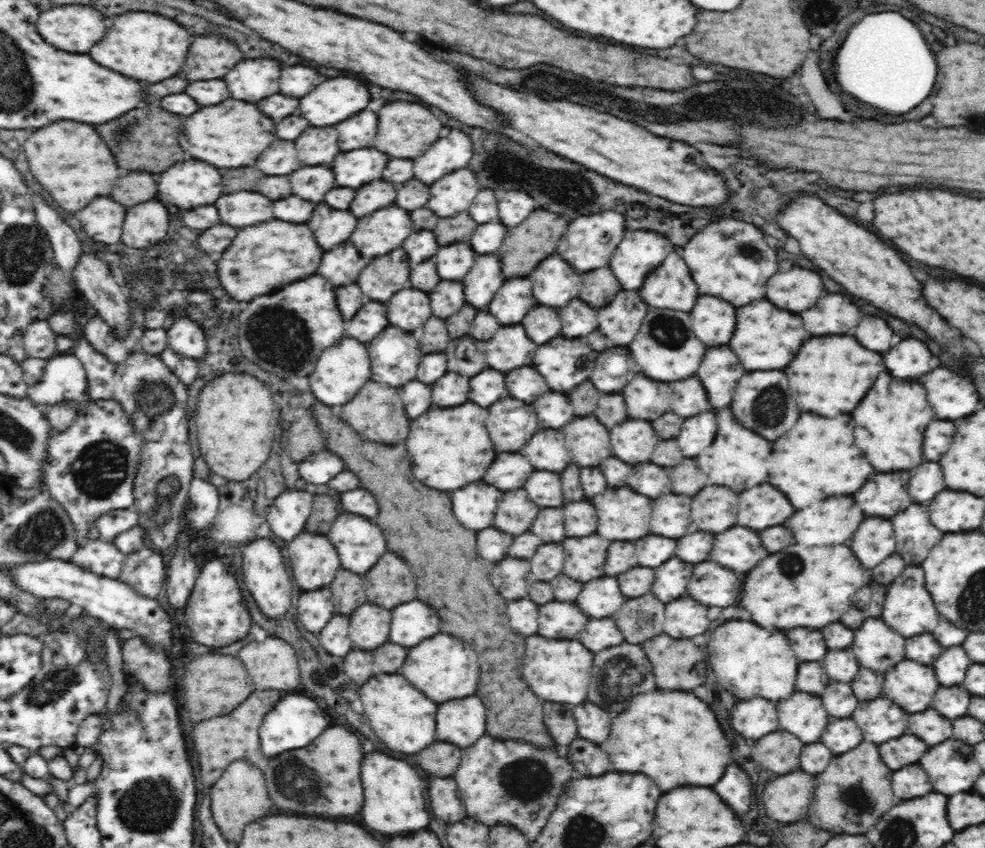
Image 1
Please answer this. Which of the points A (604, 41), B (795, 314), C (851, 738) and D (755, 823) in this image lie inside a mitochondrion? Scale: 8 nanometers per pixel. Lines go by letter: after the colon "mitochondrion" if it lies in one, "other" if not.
A: other
B: other
C: other
D: other

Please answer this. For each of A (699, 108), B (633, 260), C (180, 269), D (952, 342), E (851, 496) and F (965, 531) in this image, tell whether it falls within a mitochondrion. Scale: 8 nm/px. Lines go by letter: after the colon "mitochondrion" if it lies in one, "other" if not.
A: mitochondrion
B: other
C: mitochondrion
D: mitochondrion
E: other
F: other

